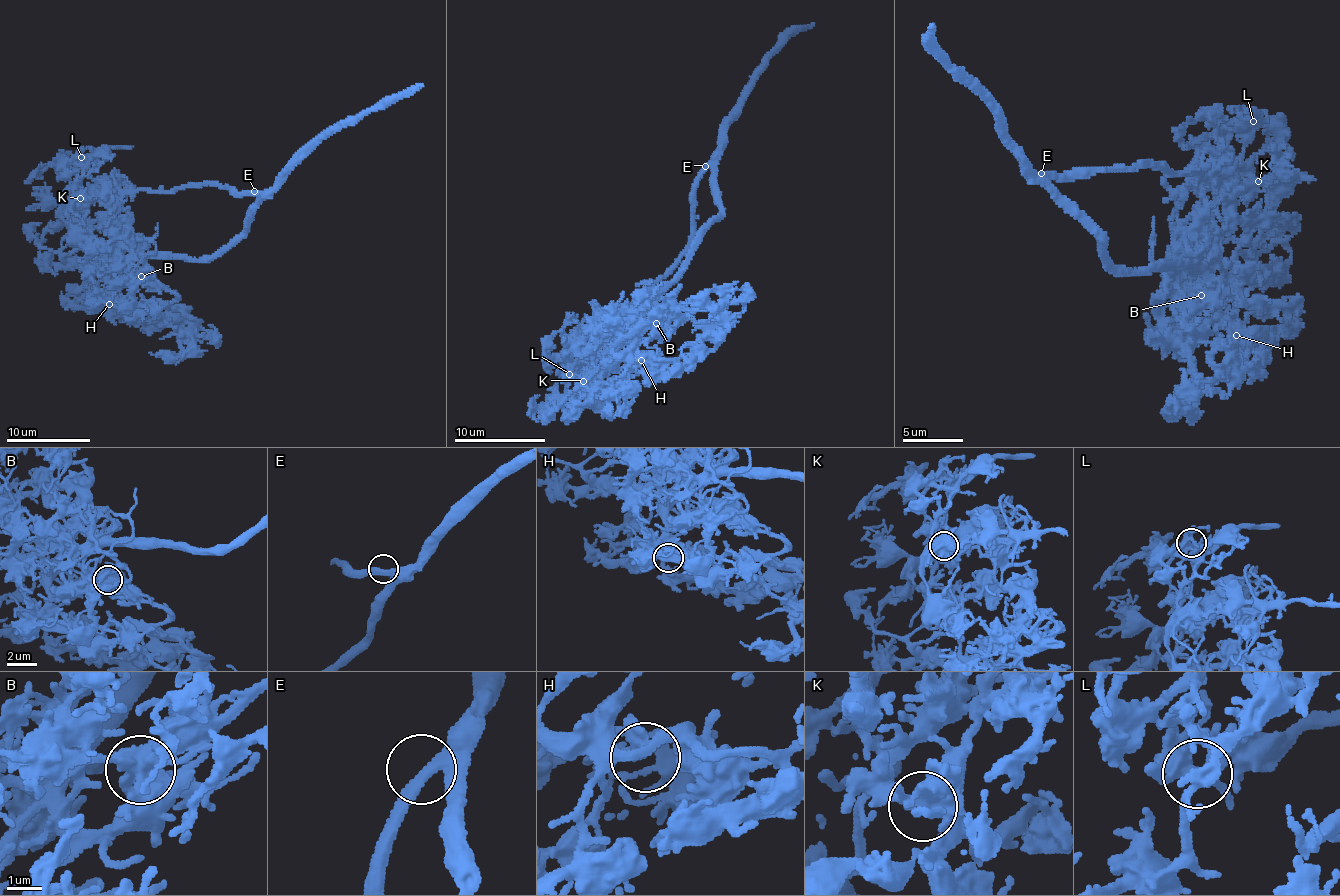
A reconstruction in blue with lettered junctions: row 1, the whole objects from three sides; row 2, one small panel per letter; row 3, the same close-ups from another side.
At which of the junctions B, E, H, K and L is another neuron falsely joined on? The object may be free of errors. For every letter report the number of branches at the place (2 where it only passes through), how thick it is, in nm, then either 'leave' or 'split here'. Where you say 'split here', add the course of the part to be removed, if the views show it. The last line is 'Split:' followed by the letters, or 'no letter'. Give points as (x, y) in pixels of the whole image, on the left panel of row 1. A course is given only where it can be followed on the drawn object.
B: branches 2; calibre 750 nm; leave
E: branches 2; calibre 360 nm; leave
H: branches 3; calibre 240 nm; leave
K: branches 3; calibre 420 nm; leave
L: branches 6; calibre 480 nm; leave
Split: no letter

